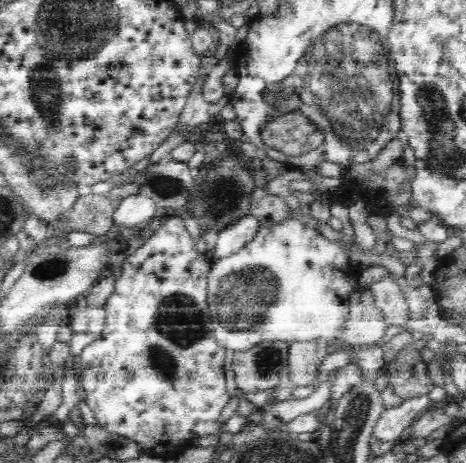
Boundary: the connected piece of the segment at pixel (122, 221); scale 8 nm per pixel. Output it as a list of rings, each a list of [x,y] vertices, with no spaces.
[[[139,194],[124,198],[116,208],[113,219],[118,225],[137,228],[142,227],[160,213],[160,206],[145,194]]]

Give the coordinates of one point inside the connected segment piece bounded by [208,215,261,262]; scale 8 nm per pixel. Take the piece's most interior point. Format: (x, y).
(236, 235)

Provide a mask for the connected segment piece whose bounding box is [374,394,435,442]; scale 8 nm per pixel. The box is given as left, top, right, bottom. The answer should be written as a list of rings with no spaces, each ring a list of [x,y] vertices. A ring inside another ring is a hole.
[[[428,394],[405,399],[399,406],[385,408],[376,424],[374,436],[382,442],[404,439],[413,422],[435,406]]]

